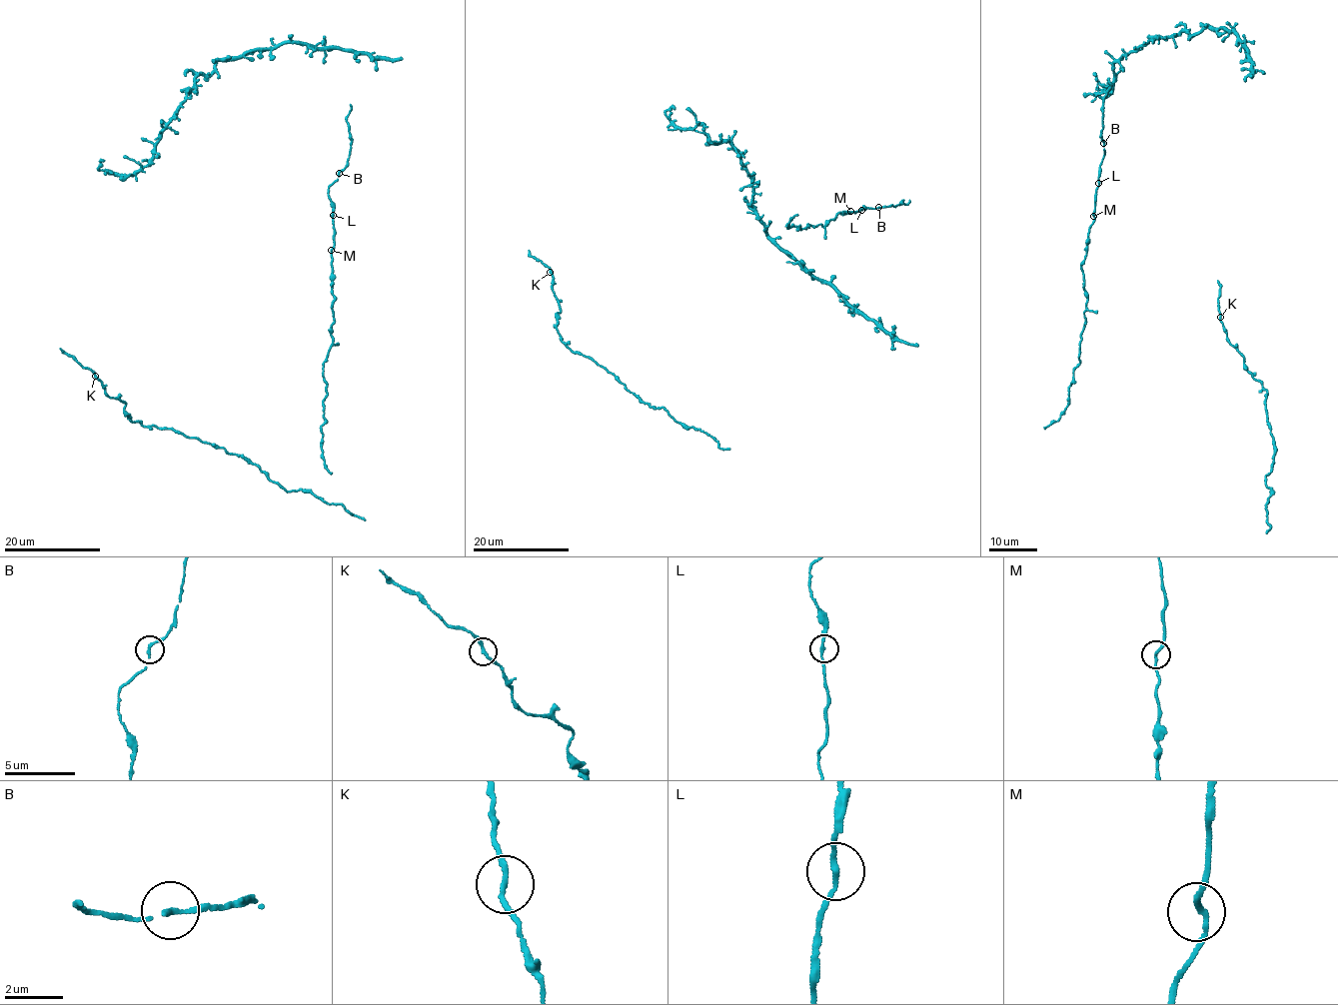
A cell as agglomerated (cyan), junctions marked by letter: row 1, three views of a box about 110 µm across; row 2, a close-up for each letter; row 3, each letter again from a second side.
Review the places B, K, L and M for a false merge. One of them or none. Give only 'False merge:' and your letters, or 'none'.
False merge: none

